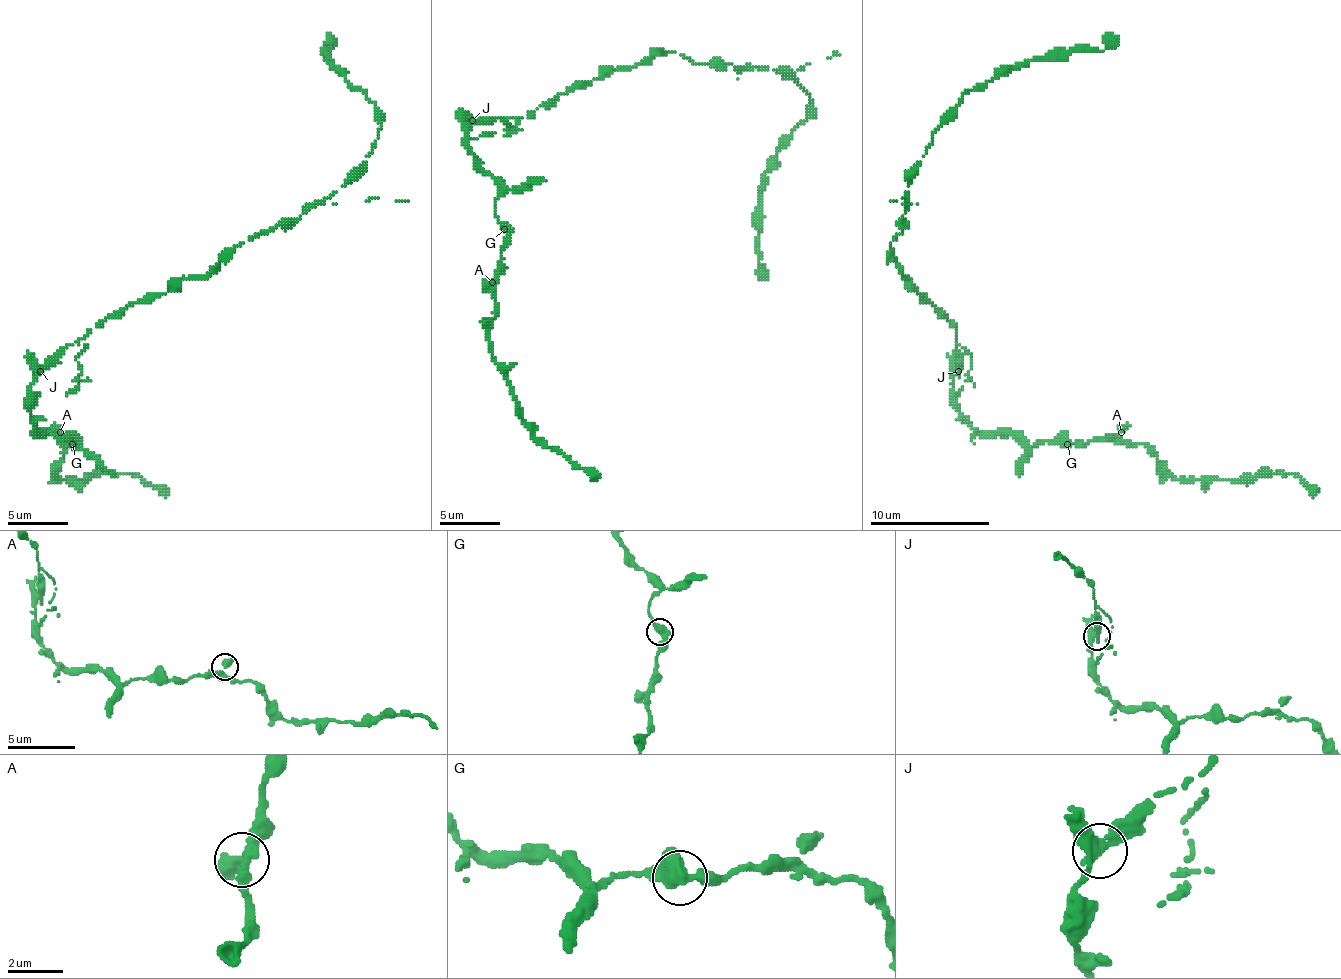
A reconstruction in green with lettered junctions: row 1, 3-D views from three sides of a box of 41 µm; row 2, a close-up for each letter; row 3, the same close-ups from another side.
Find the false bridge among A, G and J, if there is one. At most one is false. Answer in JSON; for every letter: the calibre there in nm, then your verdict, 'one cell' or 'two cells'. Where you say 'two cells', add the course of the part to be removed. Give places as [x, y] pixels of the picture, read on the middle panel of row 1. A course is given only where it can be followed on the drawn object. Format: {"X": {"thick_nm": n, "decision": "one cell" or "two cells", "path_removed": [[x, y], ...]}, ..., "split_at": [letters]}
{"A": {"thick_nm": 460, "decision": "one cell"}, "G": {"thick_nm": 400, "decision": "one cell"}, "J": {"thick_nm": 400, "decision": "two cells", "path_removed": [[471, 121], [528, 118], [669, 52], [786, 70], [813, 112], [765, 175], [765, 279]]}, "split_at": ["J"]}

